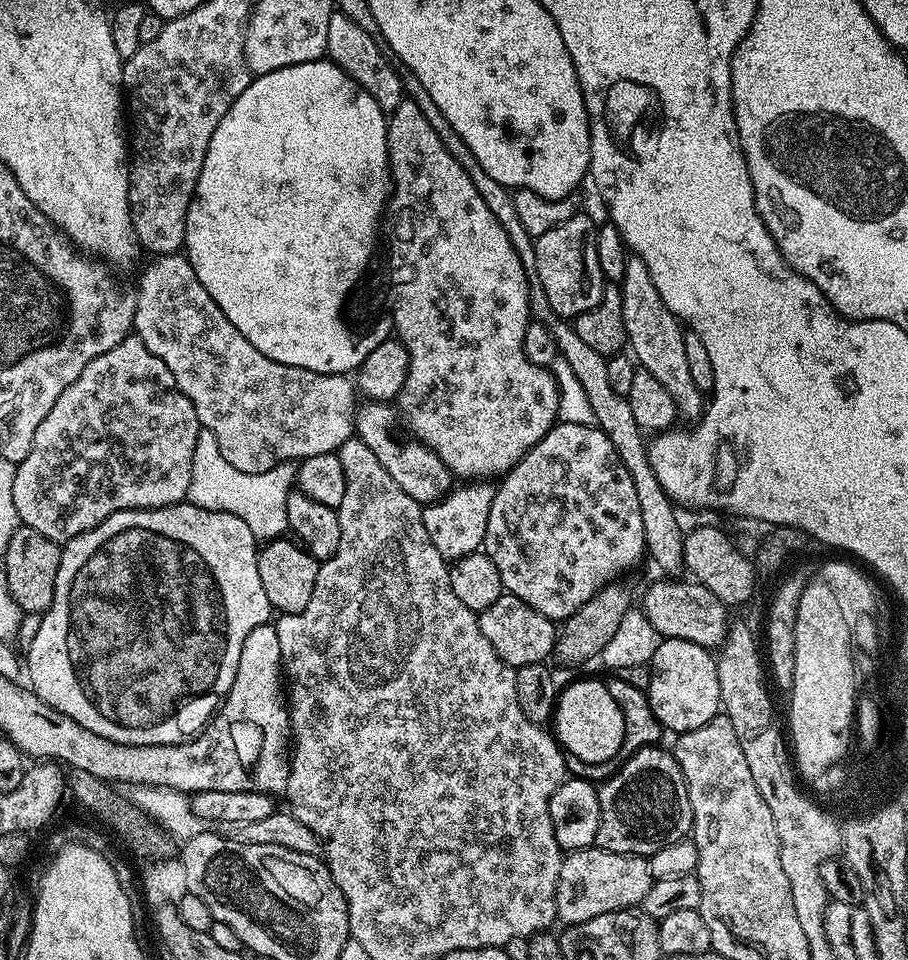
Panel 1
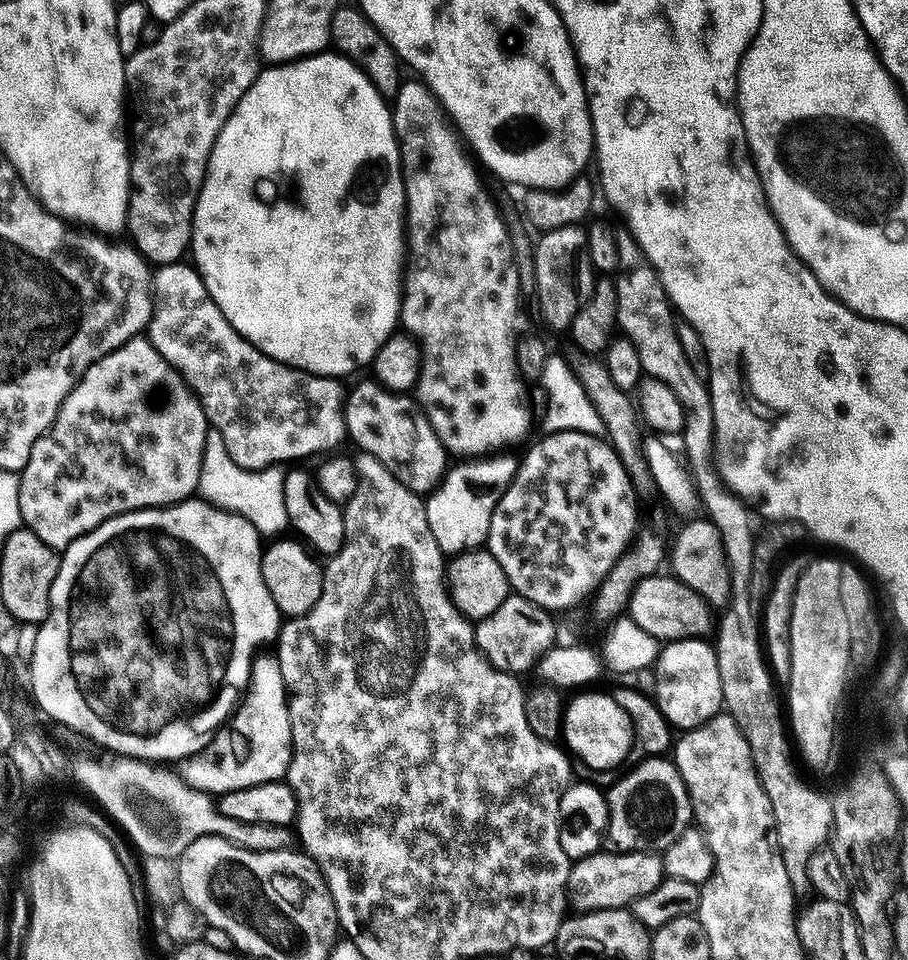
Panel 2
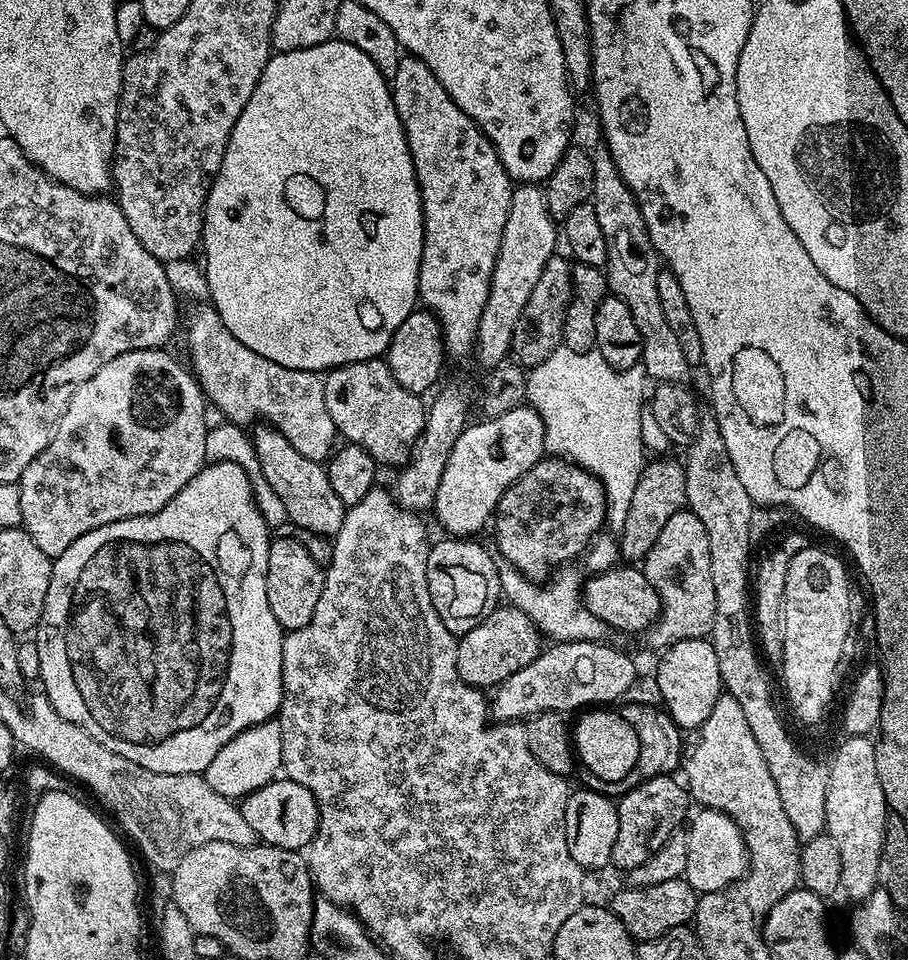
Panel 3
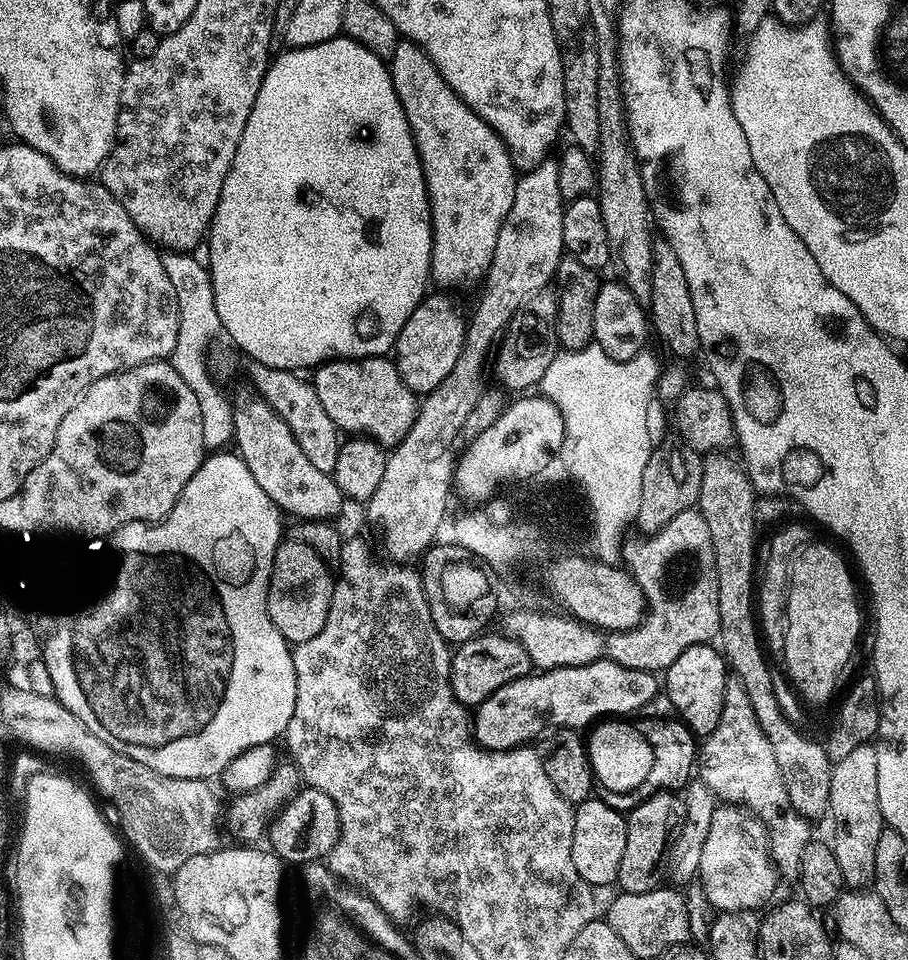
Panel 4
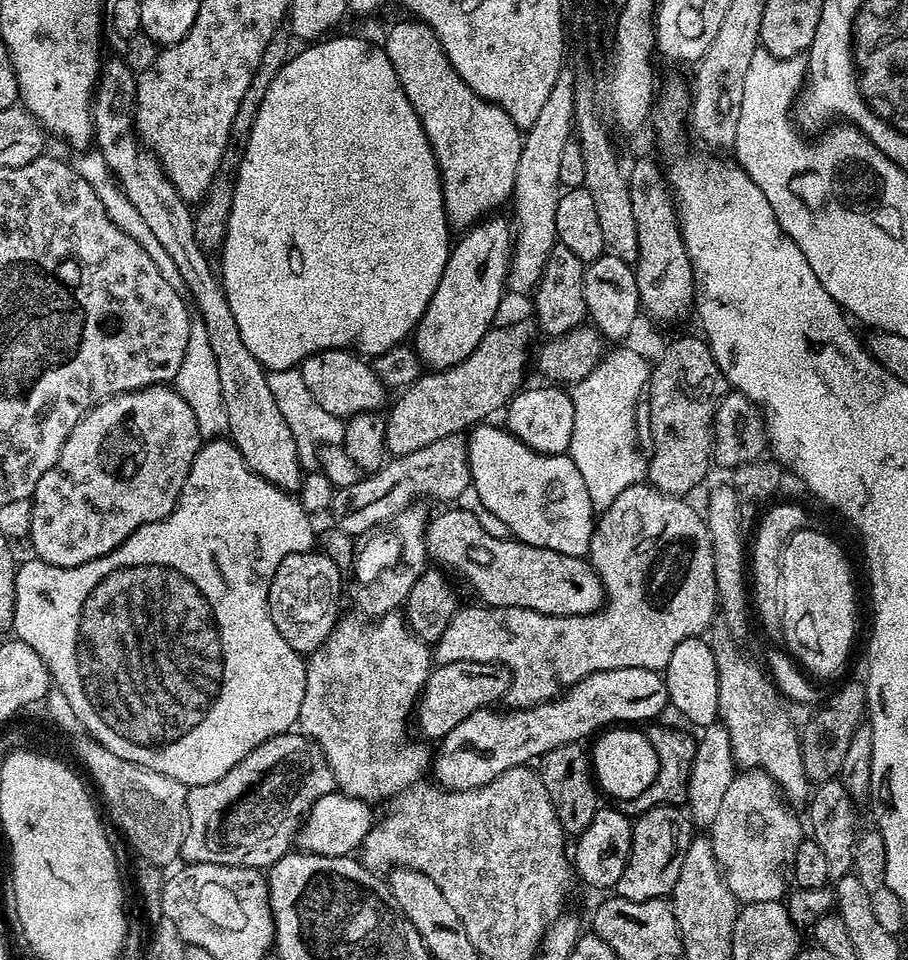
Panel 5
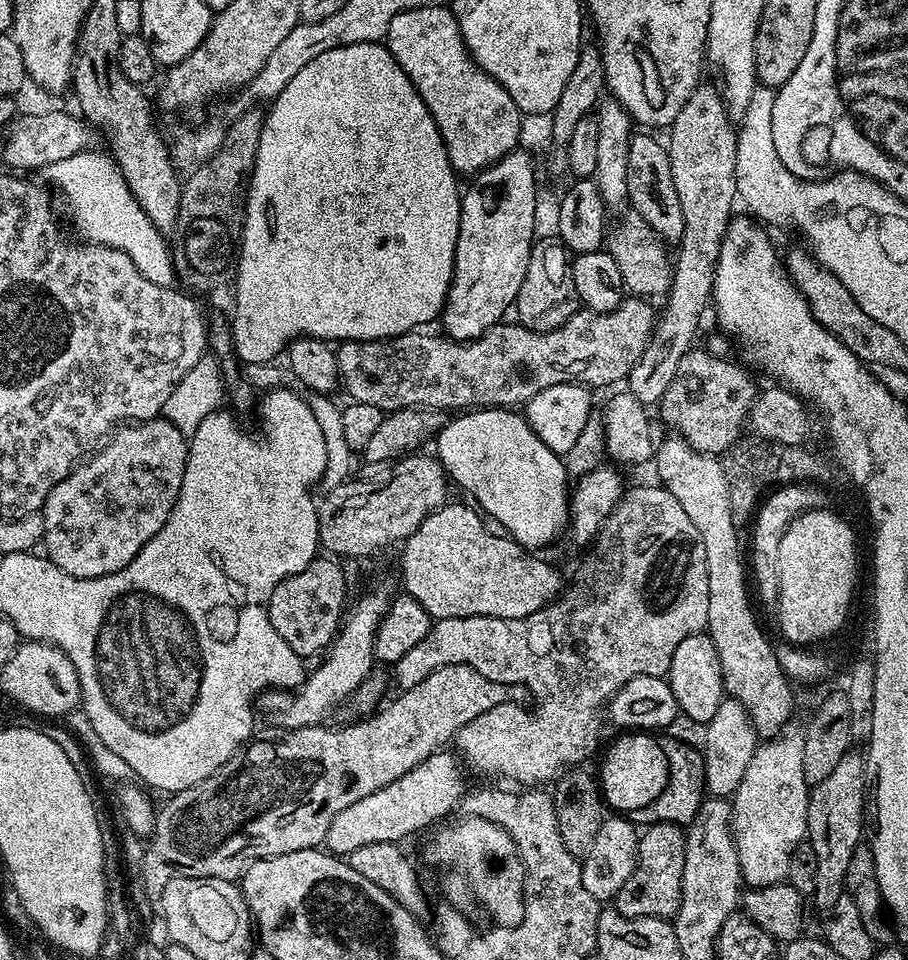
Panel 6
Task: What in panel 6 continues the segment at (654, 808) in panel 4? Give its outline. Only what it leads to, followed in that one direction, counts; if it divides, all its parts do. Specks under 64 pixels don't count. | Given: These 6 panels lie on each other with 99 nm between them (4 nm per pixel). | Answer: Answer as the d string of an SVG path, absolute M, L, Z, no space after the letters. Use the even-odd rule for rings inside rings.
M650 824L639 833L636 865L626 886L614 897L614 907L626 918L675 917L682 898L682 866L686 866L686 832L678 824Z

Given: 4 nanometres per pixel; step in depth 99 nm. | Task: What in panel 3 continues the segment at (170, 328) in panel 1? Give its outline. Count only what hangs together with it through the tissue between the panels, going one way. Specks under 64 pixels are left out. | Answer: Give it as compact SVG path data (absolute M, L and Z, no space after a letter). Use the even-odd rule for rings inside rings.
M211 306L198 309L188 320L188 356L192 359L191 371L207 403L218 409L227 423L249 426L267 422L284 435L286 442L290 442L298 454L317 462L327 461L331 457L338 444L338 429L334 426L334 418L330 418L330 410L326 410L324 381L317 373L287 368L278 362L270 362L270 358L262 358L262 354L254 354L250 346L242 346L242 342L226 330L222 318Z

